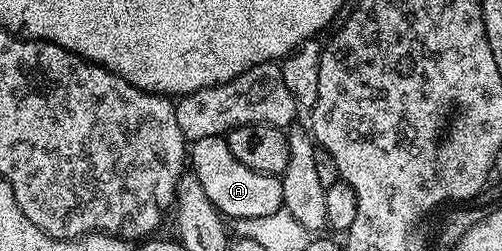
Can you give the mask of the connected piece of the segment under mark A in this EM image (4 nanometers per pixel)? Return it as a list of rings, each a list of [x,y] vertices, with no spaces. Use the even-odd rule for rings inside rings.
[[[205,136],[201,140],[191,142],[189,146],[189,170],[201,182],[205,194],[215,205],[224,219],[238,220],[256,218],[257,216],[273,216],[283,209],[283,184],[274,174],[253,172],[253,168],[245,168],[237,156],[233,156],[226,137]]]

